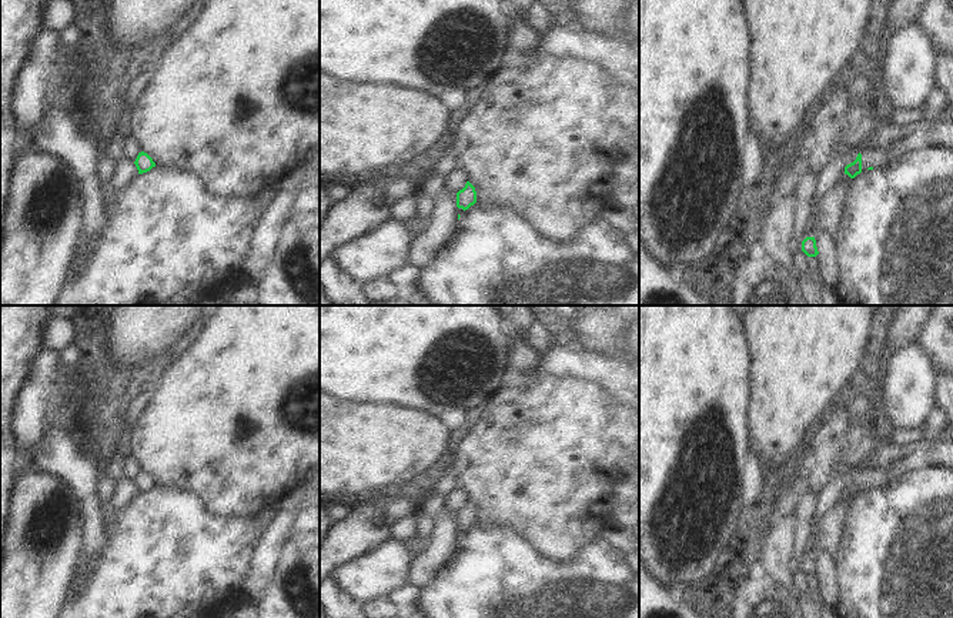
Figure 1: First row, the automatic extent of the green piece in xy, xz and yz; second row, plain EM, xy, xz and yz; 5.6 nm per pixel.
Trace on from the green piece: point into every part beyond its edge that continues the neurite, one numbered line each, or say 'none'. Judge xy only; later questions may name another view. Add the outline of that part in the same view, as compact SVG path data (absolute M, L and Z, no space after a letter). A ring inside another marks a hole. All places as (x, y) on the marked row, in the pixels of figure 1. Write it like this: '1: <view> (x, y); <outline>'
none

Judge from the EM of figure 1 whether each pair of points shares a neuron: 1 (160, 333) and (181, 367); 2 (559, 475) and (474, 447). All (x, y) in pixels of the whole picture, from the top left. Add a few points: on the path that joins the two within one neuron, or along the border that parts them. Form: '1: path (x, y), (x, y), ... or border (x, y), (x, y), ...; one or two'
1: border (171, 354), (161, 364); two
2: path (538, 464), (495, 464); one

